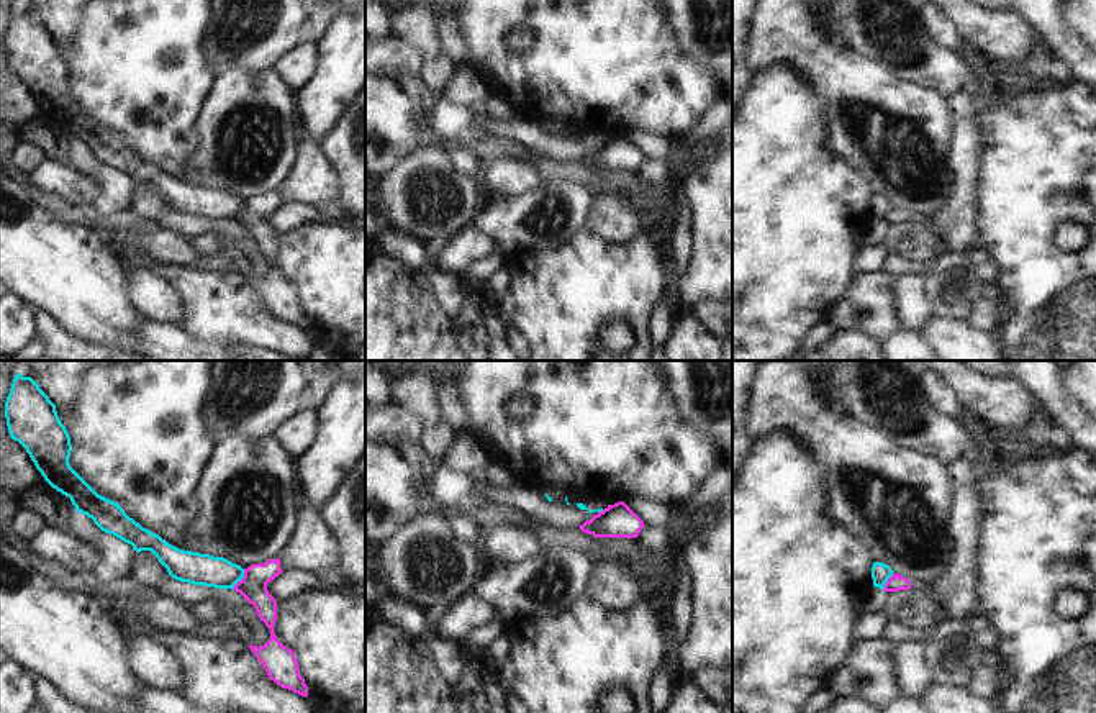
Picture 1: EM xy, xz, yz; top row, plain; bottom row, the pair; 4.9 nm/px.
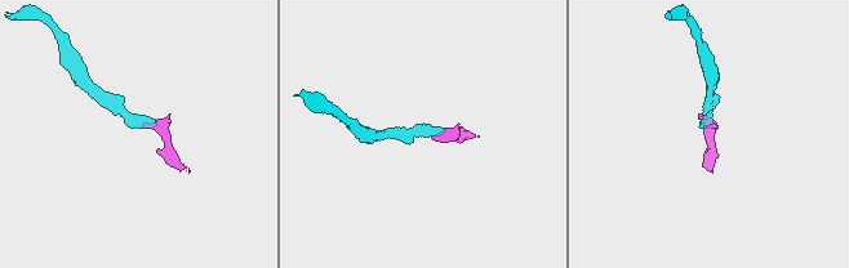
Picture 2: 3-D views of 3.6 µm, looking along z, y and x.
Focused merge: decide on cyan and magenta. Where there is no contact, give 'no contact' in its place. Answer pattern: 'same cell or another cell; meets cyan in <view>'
another cell; meets cyan in xy

